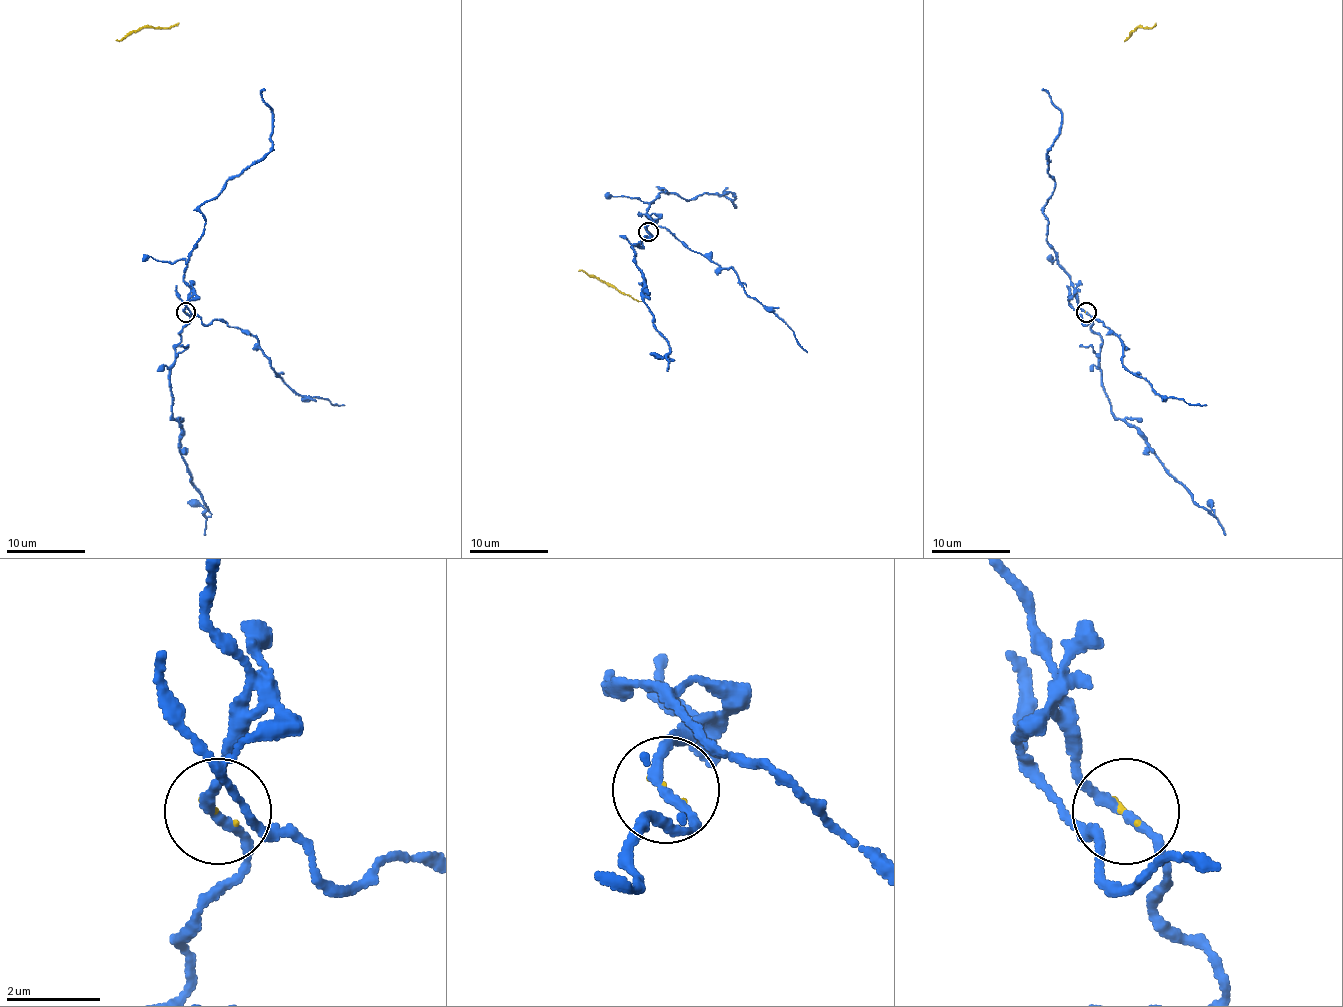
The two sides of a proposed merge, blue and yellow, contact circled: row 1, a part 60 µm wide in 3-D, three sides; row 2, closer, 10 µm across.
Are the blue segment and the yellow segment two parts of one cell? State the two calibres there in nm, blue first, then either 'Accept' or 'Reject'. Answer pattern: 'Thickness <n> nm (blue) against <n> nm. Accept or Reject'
Thickness 200 nm (blue) against 60 nm. Reject

